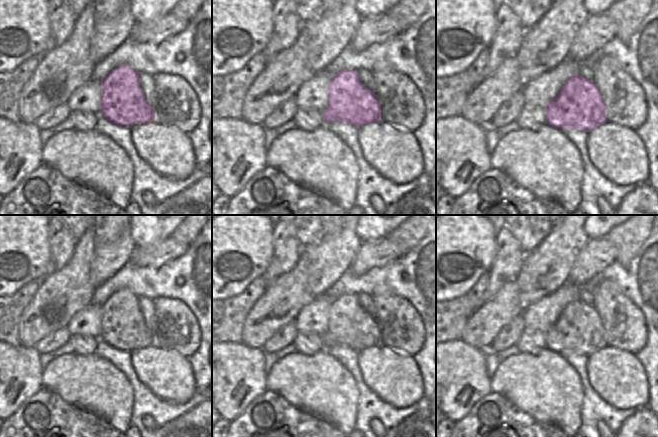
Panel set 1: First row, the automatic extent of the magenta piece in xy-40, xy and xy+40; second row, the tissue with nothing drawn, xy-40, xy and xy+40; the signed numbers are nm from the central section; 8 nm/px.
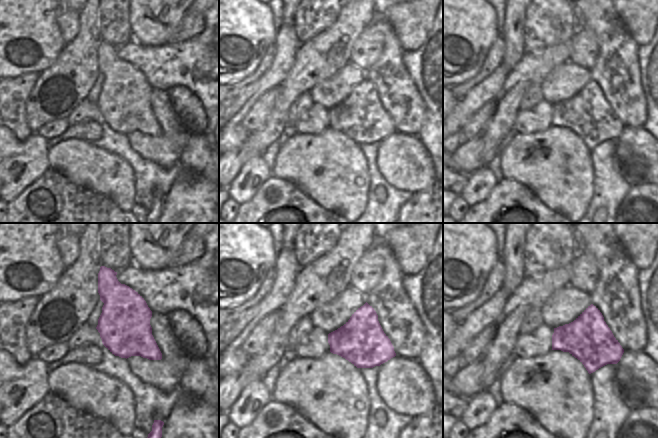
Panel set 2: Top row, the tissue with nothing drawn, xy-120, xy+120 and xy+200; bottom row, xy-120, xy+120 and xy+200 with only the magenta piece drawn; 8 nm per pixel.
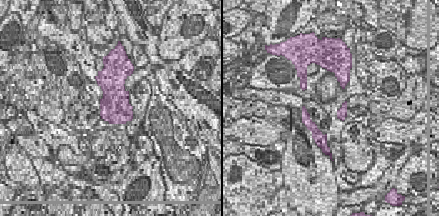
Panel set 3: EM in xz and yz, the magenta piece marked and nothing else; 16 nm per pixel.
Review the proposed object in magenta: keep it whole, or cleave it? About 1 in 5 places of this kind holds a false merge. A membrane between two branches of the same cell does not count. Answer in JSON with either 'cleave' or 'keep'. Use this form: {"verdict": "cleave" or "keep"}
{"verdict": "cleave"}

